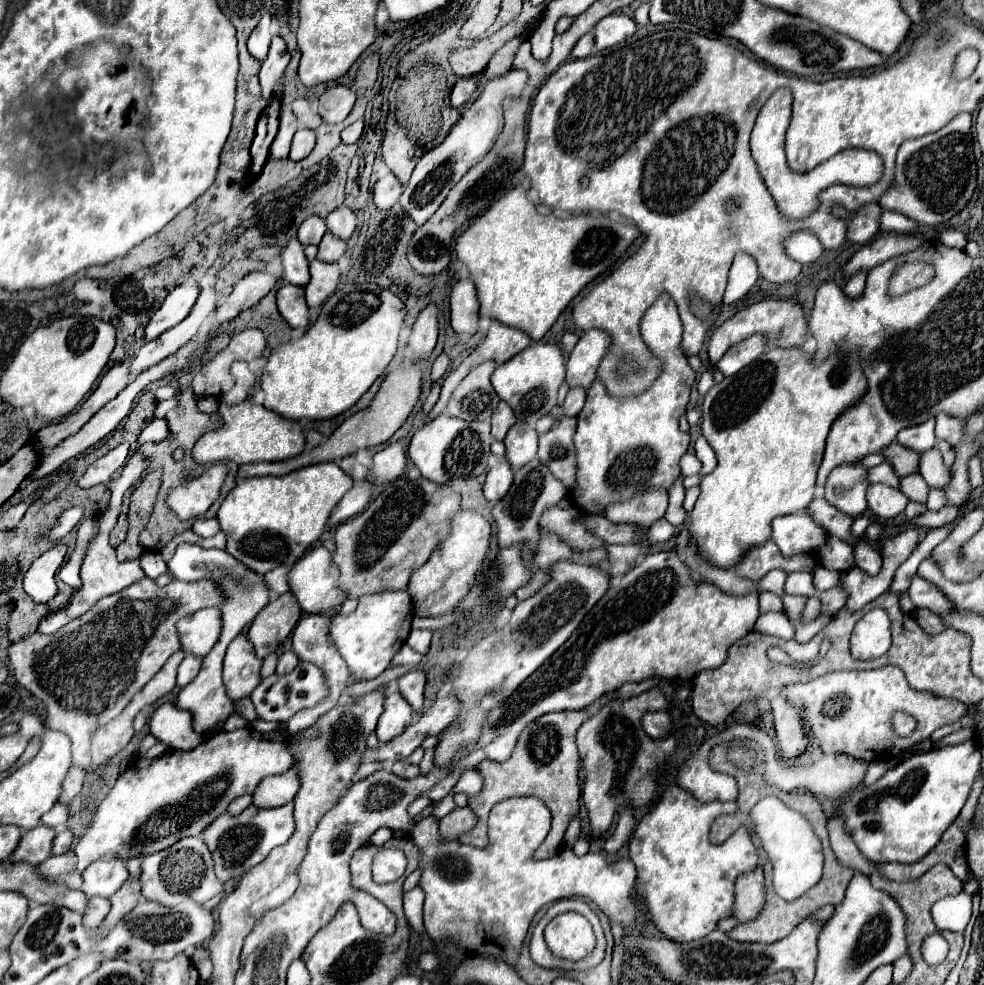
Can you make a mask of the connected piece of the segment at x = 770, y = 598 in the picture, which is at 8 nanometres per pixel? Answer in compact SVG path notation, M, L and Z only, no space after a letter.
M760 592L758 594L758 602L760 602L760 614L784 612L784 604L782 604L780 596L776 596L772 592Z

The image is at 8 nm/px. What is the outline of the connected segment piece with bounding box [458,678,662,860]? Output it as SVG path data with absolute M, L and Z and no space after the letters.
M648 678L644 682L624 684L618 690L604 694L600 700L596 700L588 708L572 710L572 712L550 712L550 714L544 714L542 718L534 720L532 724L528 724L524 728L524 732L520 734L518 744L516 744L510 760L506 760L506 762L486 760L478 766L478 772L484 776L484 790L470 798L470 808L478 816L478 824L476 824L474 830L458 836L458 840L462 844L470 844L470 846L476 846L476 848L488 846L488 814L494 808L494 804L498 804L506 798L514 798L514 796L536 796L542 802L546 802L546 806L552 814L552 828L550 828L546 840L536 850L534 858L544 860L544 858L556 856L560 846L562 846L562 838L564 838L564 832L568 828L568 822L570 822L572 814L578 810L578 798L580 798L580 784L578 784L580 756L578 756L576 742L574 742L576 730L580 728L580 724L584 720L588 720L606 702L618 700L618 698L638 696L644 690L656 688L660 682L662 682L662 678Z

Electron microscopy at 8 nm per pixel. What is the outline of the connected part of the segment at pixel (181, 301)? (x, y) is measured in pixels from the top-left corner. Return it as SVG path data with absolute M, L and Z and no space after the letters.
M196 284L176 286L166 296L164 304L156 310L156 314L150 318L150 322L148 322L146 330L144 330L144 340L154 340L162 332L166 332L172 326L176 326L178 322L182 322L190 314L198 294L200 294L200 290L198 290Z

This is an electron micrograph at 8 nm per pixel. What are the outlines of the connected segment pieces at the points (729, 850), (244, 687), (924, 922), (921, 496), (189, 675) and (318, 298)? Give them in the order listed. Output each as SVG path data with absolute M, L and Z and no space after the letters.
M664 784L660 798L636 826L628 848L630 848L630 858L636 864L636 872L638 872L638 898L644 902L644 908L648 910L656 928L670 940L676 940L676 942L700 940L716 928L718 920L732 916L734 880L738 878L738 874L750 872L760 866L756 848L754 848L750 834L744 826L718 846L714 846L708 840L712 822L720 814L736 812L736 808L738 808L736 802L716 802L716 800L714 802L698 802L690 792L686 792L678 786Z
M244 634L236 636L224 658L224 684L234 702L250 696L260 684L260 666L262 660L256 658L254 646L248 642L248 638Z
M936 864L924 876L920 876L916 880L910 880L910 882L890 882L890 880L884 880L878 874L874 874L872 876L872 884L876 888L884 890L888 896L892 896L898 902L898 906L902 908L902 912L906 914L906 942L908 942L908 954L910 954L910 958L914 956L914 952L920 954L920 944L922 944L924 936L928 936L932 932L938 932L936 926L934 926L934 922L932 922L932 914L930 914L932 904L936 900L940 900L940 898L954 896L954 894L962 892L962 888L964 888L964 882L960 878L956 878L954 872L946 864Z
M912 474L912 476L902 478L900 490L902 490L912 502L924 504L926 498L928 498L928 484L924 482L924 478L922 478L920 474Z
M186 654L186 658L182 660L182 664L178 668L178 686L184 688L188 682L192 682L196 678L196 674L200 672L200 666L202 666L202 658L200 656Z
M320 260L310 262L310 274L312 280L306 286L306 302L310 308L322 306L326 298L336 290L338 280L340 280L340 270L338 264L328 264Z

